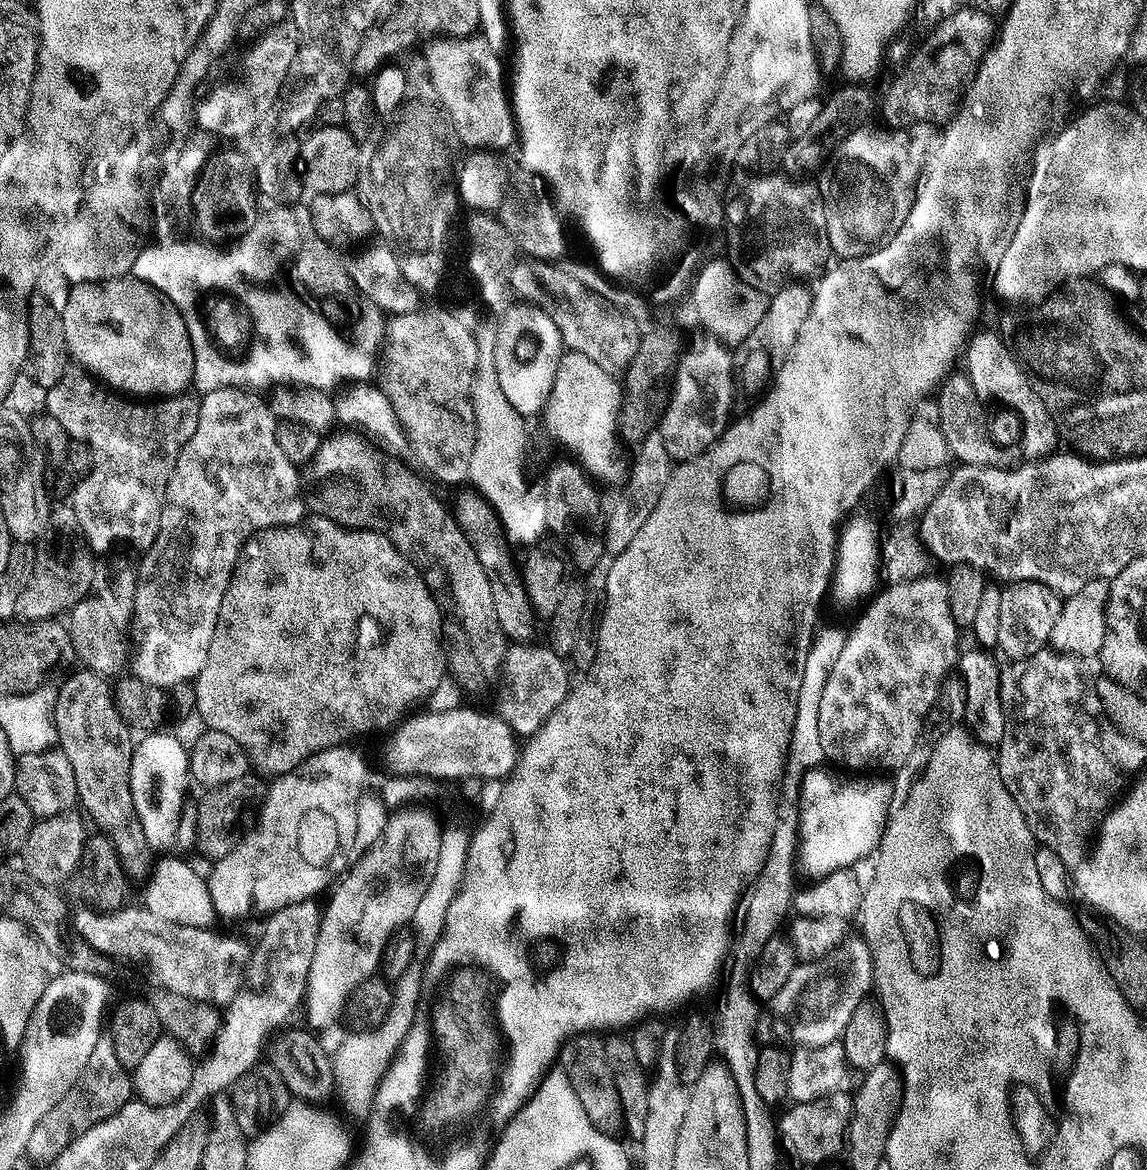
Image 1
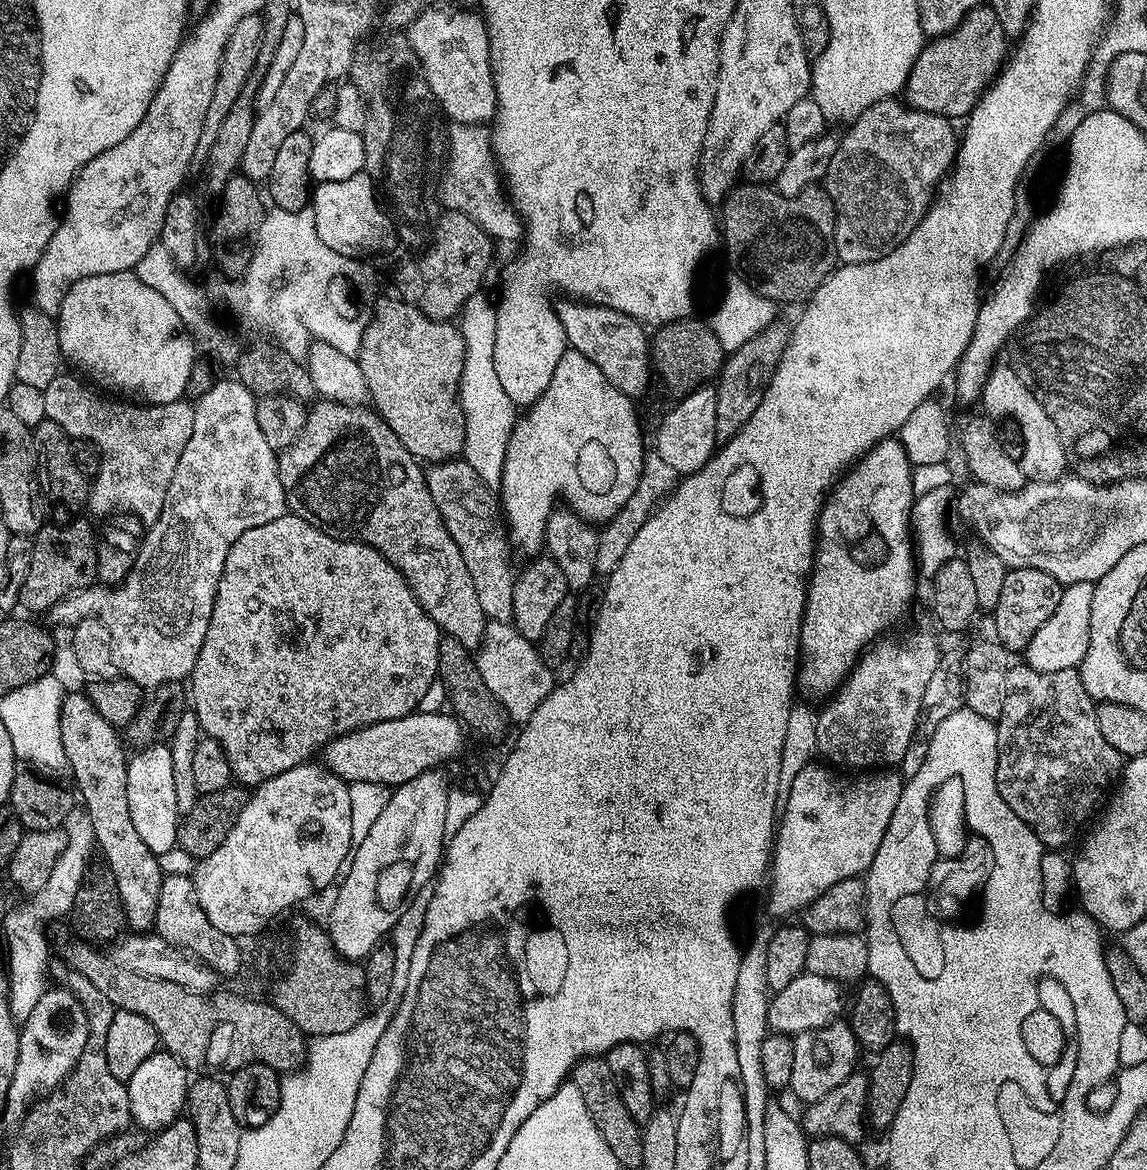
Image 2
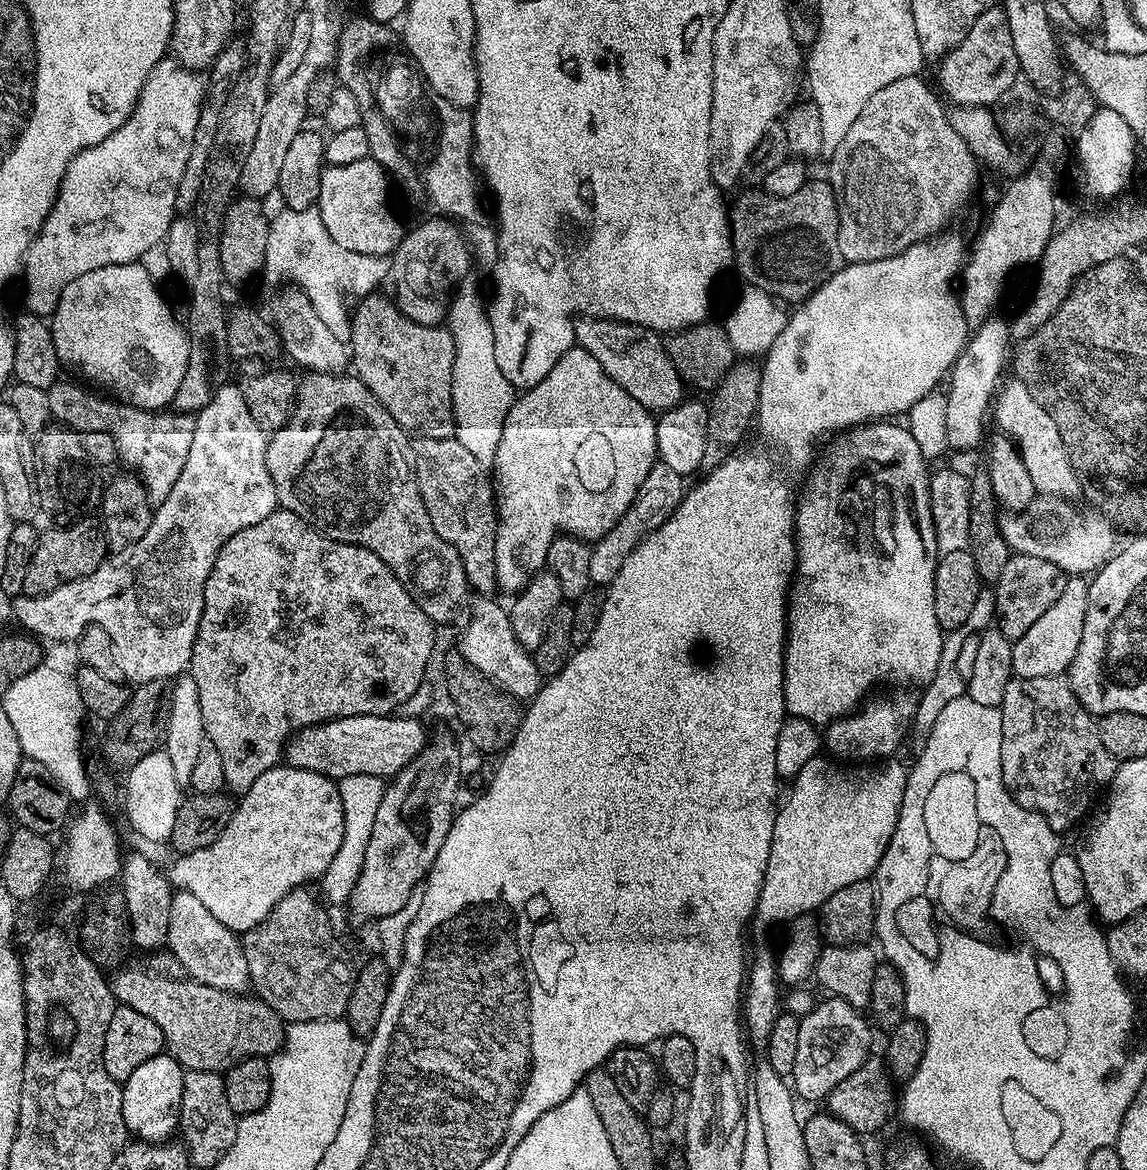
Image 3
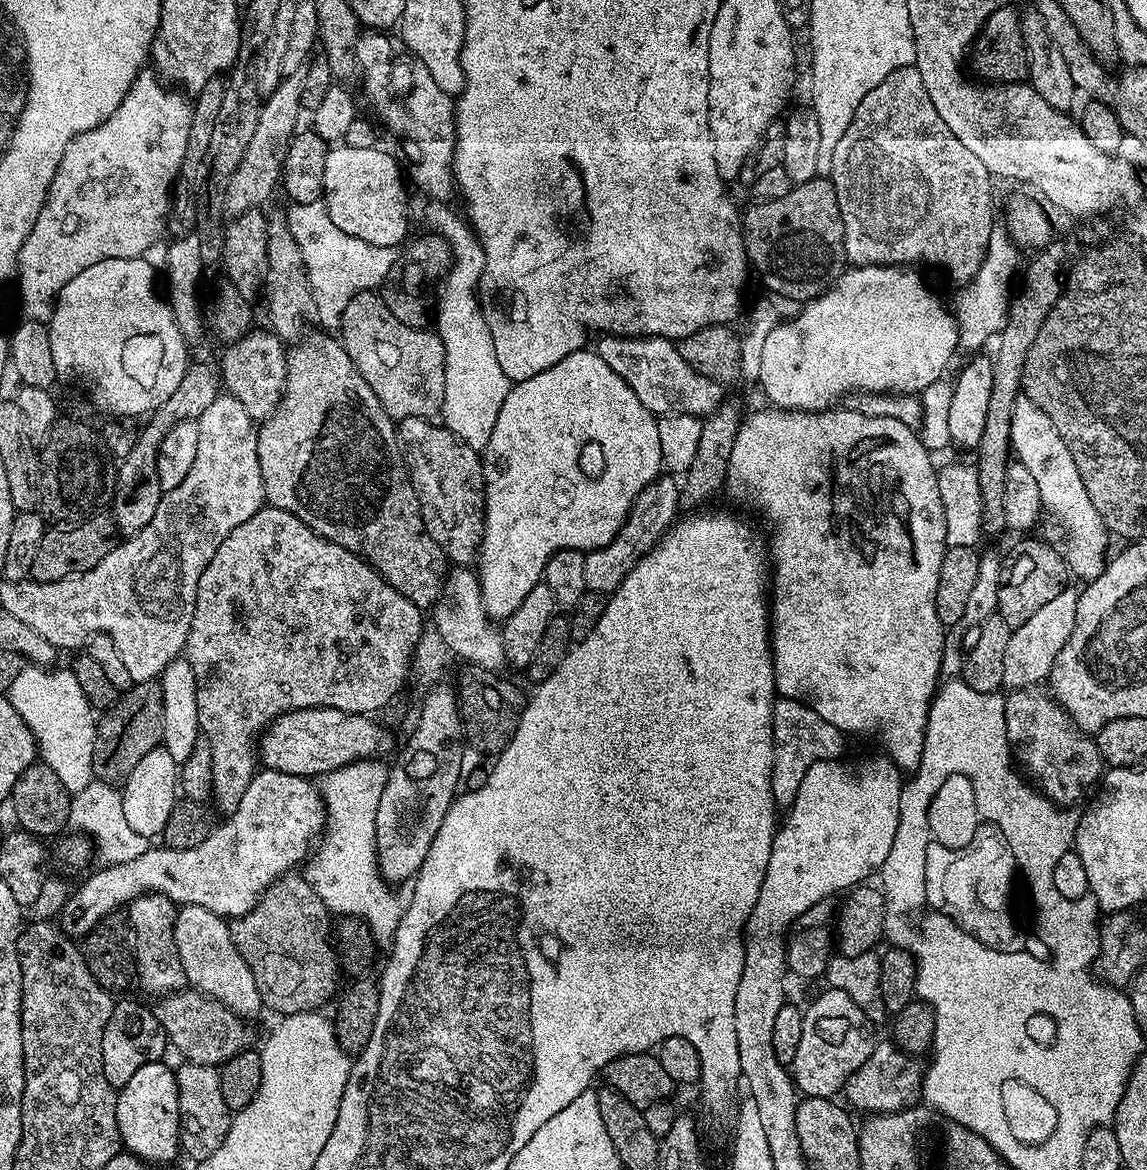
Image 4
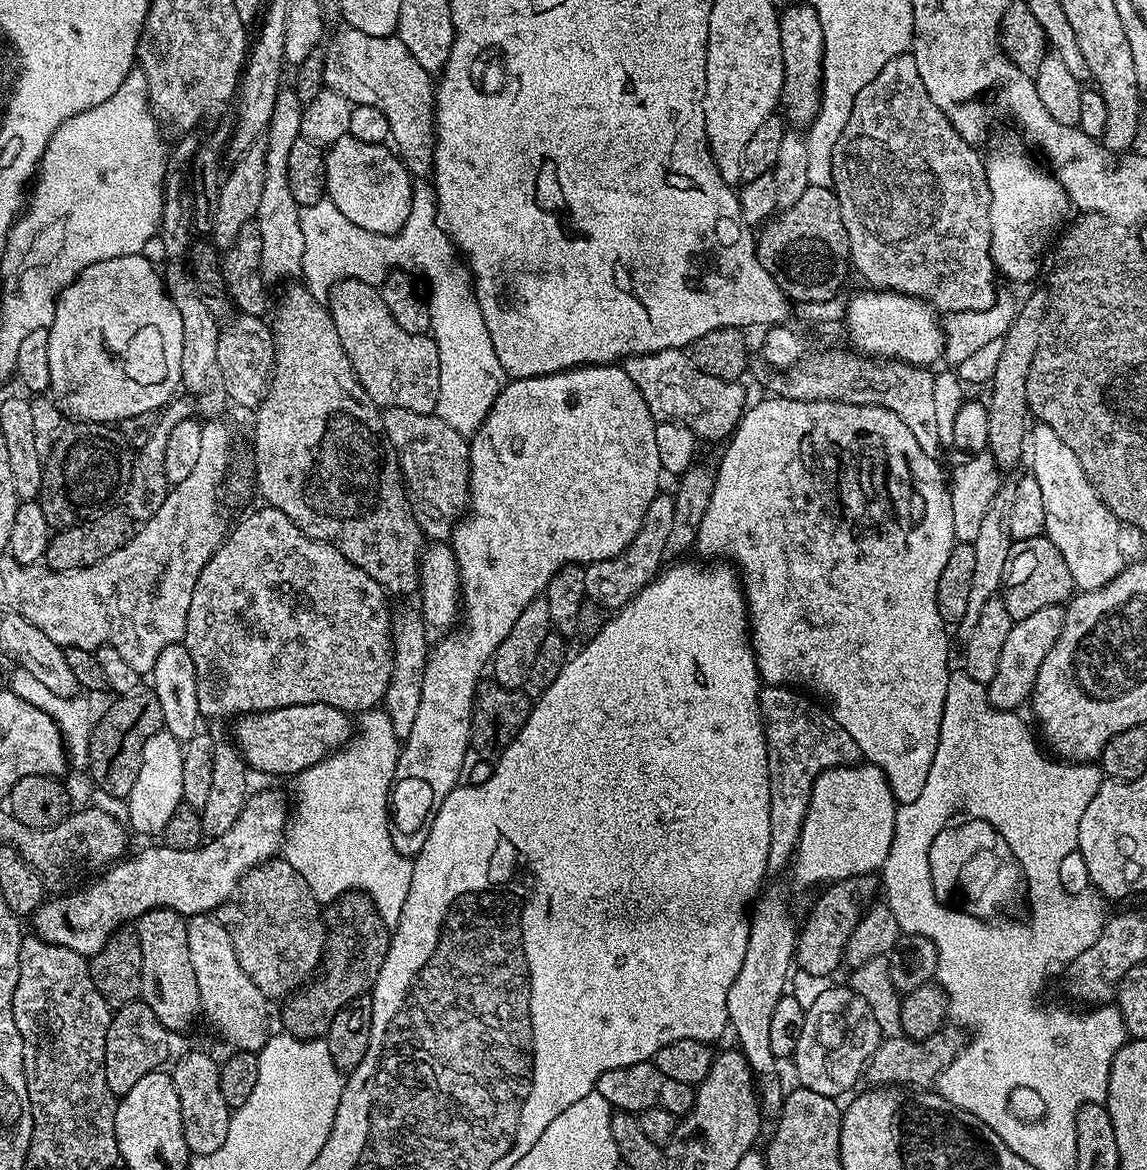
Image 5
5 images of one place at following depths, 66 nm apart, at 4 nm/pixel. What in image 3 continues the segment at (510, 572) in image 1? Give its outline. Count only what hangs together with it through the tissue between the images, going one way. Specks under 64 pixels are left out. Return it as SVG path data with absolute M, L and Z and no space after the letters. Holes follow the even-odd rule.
M420 438L415 441L416 444L416 456L414 452L414 471L416 474L416 481L420 487L420 493L424 499L424 505L428 507L428 513L430 514L430 522L434 522L434 530L438 534L438 538L442 538L446 542L450 542L450 546L454 546L454 550L458 550L458 554L462 558L462 566L466 570L466 578L468 579L469 589L473 593L481 592L482 597L488 598L493 595L492 591L497 591L498 585L496 583L496 563L494 562L494 542L496 541L496 498L494 495L494 489L490 479L490 472L485 465L478 462L478 458L474 458L474 454L470 454L470 450L466 450L466 446L462 446L462 442L458 442L456 439L450 440L429 440L427 438Z

